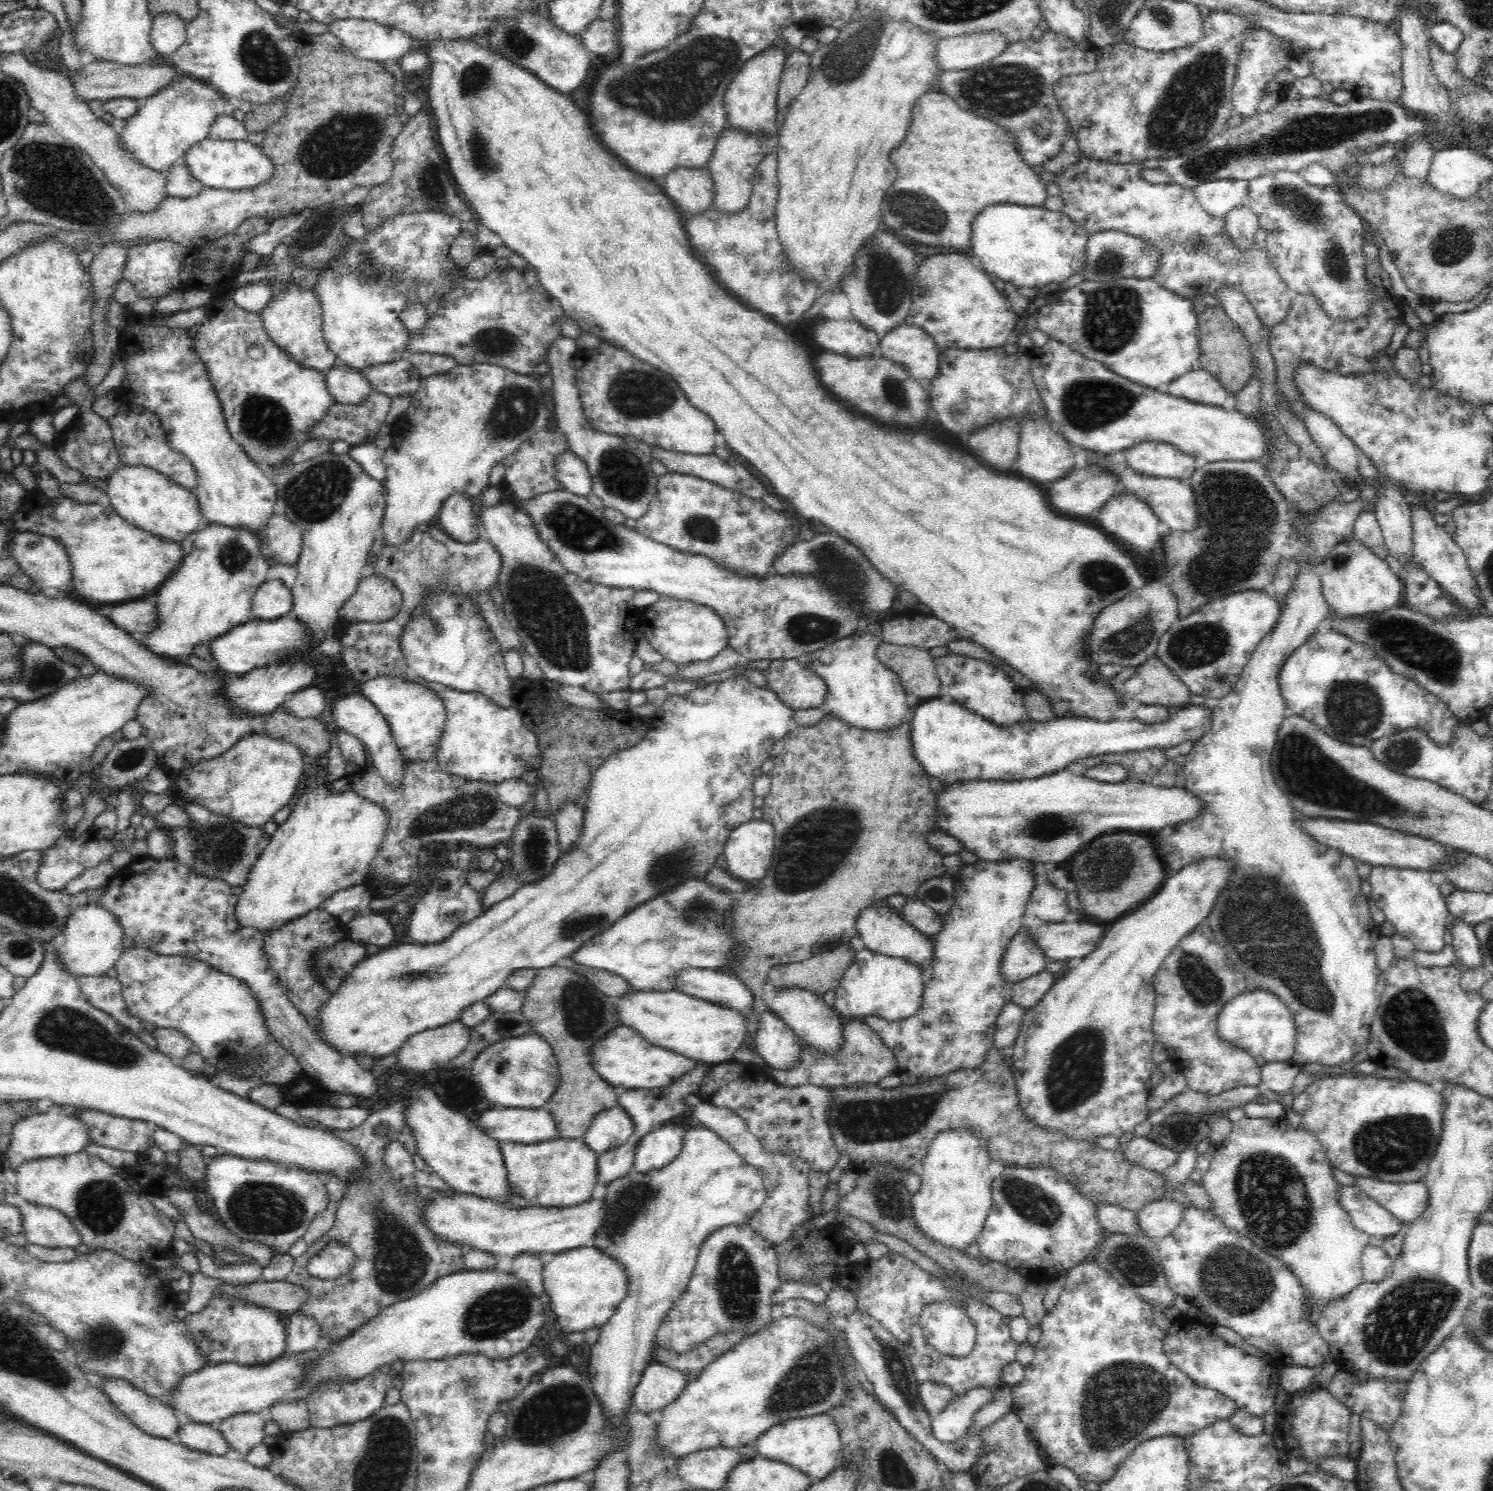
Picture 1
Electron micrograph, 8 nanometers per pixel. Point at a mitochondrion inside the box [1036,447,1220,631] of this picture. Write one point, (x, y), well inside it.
(1104, 581)

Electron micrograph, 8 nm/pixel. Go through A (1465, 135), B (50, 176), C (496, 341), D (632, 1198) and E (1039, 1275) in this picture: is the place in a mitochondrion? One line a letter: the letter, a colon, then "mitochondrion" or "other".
A: other
B: mitochondrion
C: mitochondrion
D: mitochondrion
E: other

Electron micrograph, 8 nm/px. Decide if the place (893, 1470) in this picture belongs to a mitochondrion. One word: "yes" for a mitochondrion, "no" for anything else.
yes

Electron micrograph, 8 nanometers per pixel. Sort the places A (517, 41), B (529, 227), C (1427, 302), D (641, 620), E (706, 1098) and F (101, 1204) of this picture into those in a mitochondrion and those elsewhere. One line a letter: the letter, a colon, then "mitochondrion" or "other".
A: mitochondrion
B: other
C: other
D: other
E: other
F: mitochondrion

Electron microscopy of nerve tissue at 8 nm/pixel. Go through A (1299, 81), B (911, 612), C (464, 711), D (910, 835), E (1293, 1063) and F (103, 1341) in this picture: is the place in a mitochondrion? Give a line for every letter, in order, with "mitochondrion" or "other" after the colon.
A: other
B: other
C: other
D: other
E: other
F: mitochondrion

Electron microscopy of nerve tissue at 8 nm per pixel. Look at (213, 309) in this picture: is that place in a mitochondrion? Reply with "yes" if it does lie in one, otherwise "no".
no

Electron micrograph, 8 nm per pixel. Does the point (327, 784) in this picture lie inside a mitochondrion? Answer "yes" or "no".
no

